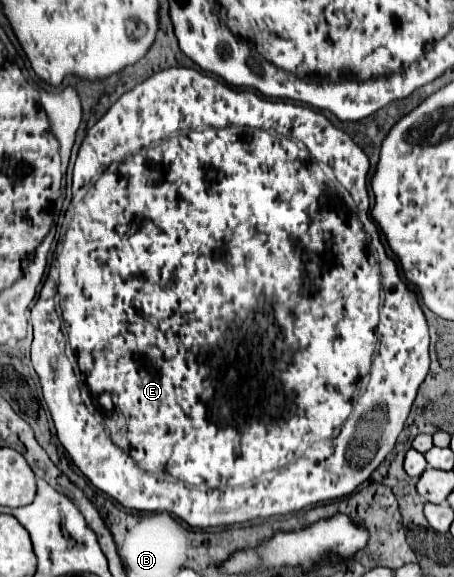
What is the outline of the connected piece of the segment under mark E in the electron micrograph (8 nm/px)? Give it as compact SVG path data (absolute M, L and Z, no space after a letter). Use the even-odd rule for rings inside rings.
M170 67L138 83L86 133L72 178L72 194L74 200L79 201L74 205L74 217L62 241L64 253L58 257L62 314L55 308L57 279L49 274L40 299L32 307L32 365L40 377L44 401L62 447L96 489L104 491L126 509L166 511L190 527L232 527L254 519L298 513L308 505L346 497L386 459L404 429L416 391L428 375L430 335L416 293L402 281L396 261L386 253L378 237L378 227L370 217L366 189L368 171L370 161L366 153L322 113L288 101L264 99L254 91L228 87L188 67ZM94 170L106 171L106 175L98 175L90 186L83 186L83 171L87 177L89 173L93 175Z

